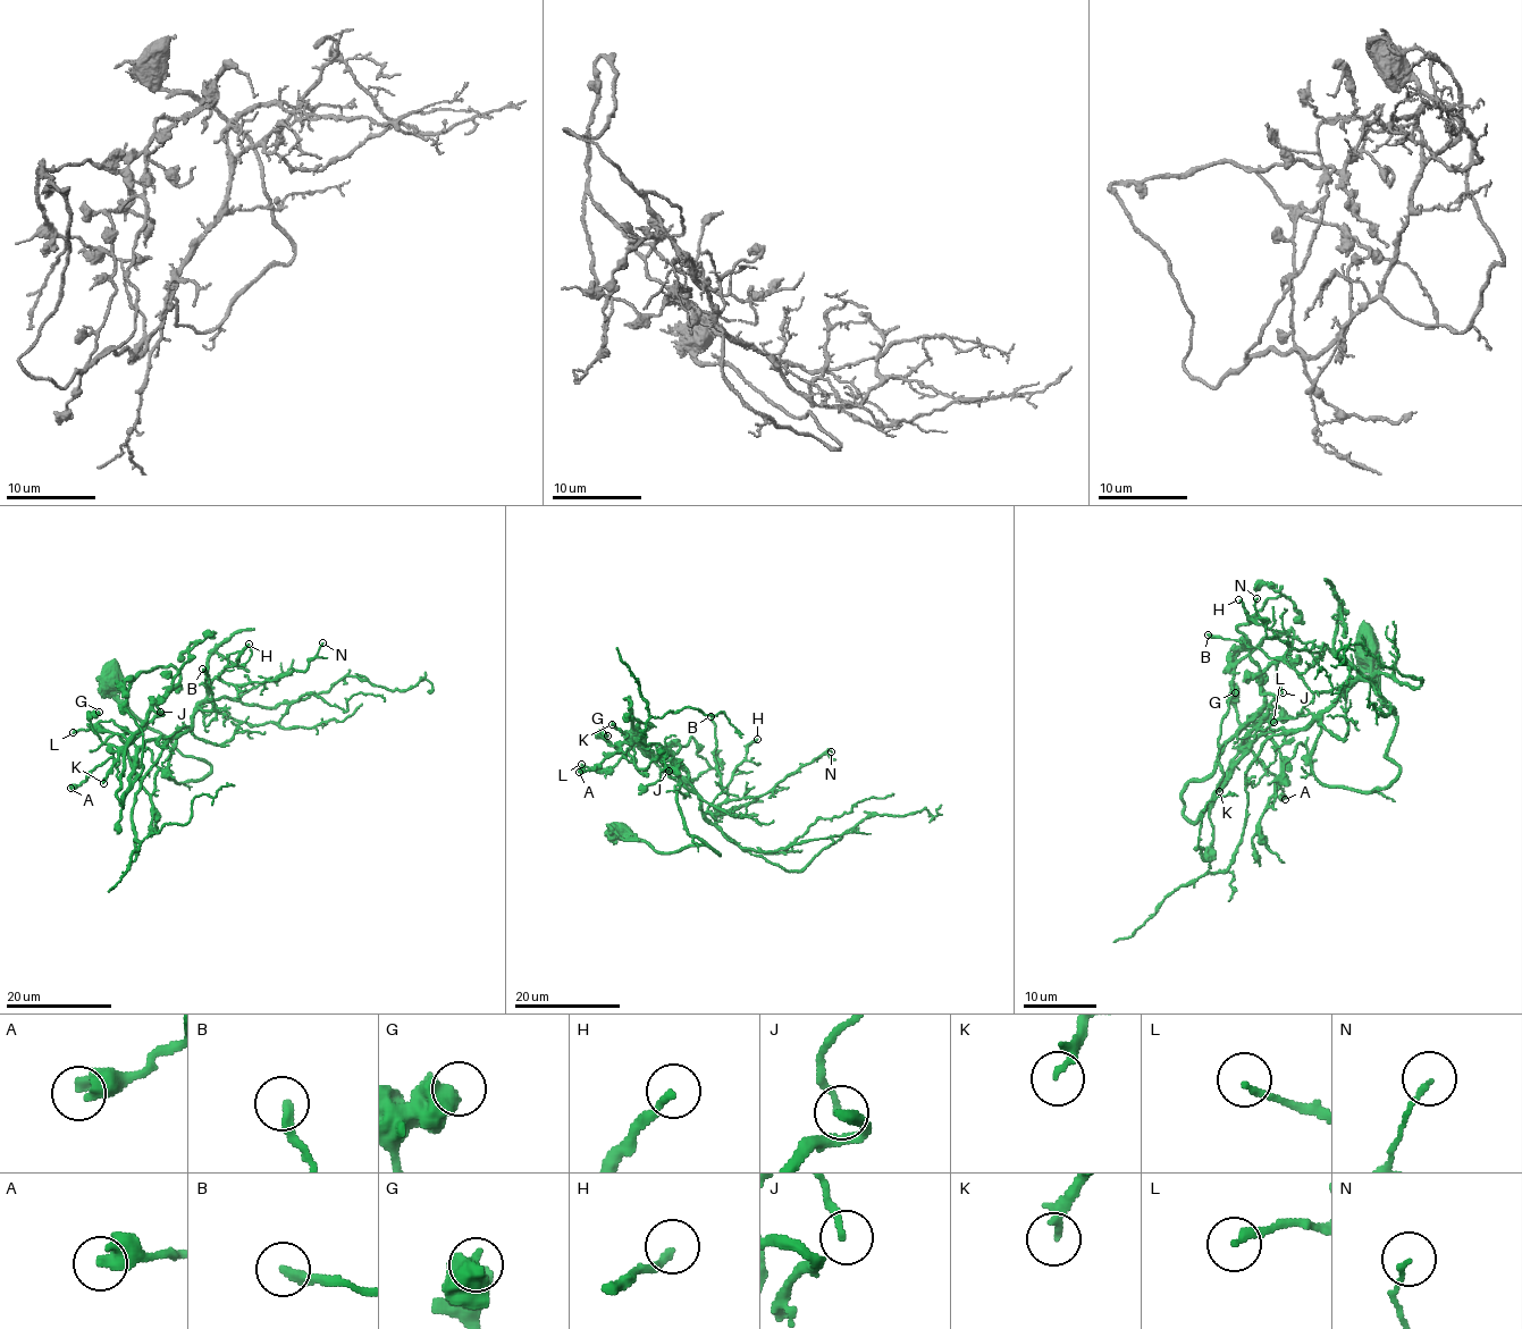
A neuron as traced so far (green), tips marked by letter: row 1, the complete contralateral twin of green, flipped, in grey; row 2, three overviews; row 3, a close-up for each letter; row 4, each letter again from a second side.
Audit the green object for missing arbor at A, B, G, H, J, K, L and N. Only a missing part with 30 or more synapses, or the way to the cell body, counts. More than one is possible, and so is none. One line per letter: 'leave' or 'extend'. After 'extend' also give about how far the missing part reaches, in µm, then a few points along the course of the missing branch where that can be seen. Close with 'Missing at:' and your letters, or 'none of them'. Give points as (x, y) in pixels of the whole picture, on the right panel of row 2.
A: leave
B: leave
G: leave
H: leave
J: leave
K: leave
L: leave
N: leave
Missing at: none of them

